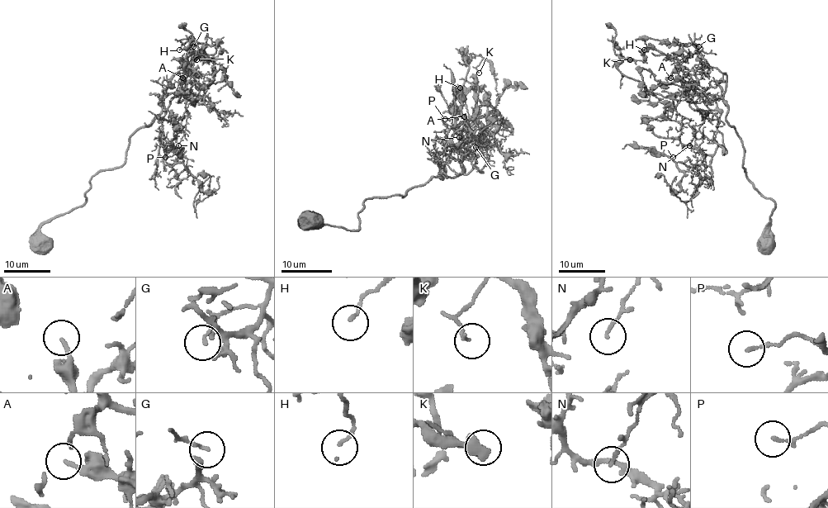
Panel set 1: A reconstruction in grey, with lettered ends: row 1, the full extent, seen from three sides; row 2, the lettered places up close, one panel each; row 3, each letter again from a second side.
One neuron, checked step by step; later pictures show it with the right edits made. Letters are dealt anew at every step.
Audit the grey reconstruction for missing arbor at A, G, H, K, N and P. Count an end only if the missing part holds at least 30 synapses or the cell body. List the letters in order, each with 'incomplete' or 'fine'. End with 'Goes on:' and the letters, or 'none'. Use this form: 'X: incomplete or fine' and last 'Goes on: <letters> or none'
A: fine
G: incomplete
H: fine
K: fine
N: fine
P: fine
Goes on: G

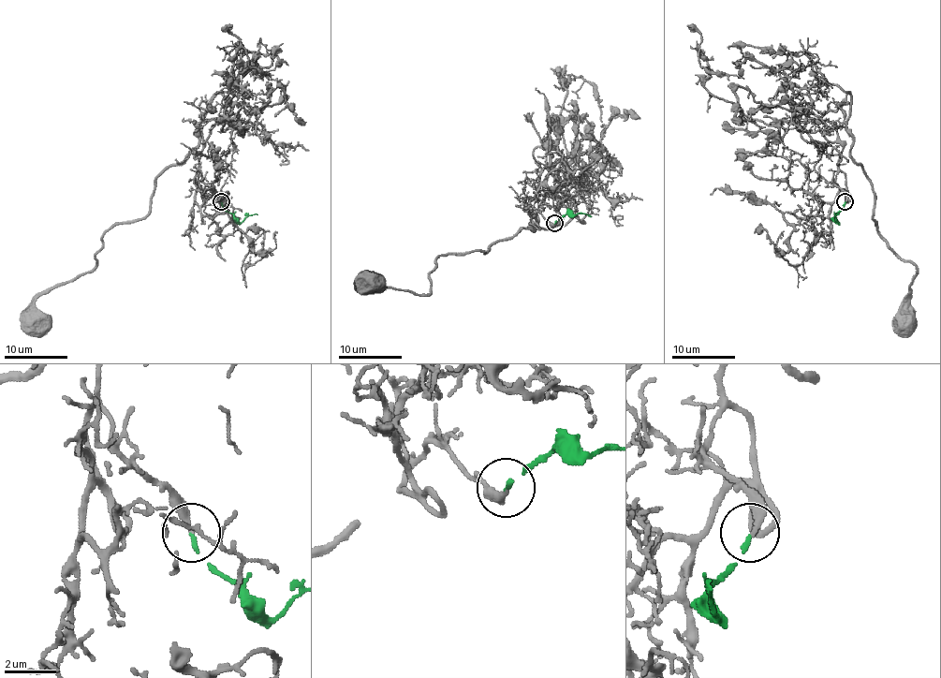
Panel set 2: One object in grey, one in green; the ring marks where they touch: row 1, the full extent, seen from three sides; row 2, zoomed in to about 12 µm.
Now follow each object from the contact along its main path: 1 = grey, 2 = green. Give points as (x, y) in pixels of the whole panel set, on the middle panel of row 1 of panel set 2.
1: (554, 222), (533, 216), (549, 196), (561, 205), (558, 222), (485, 252), (442, 254), (426, 295), (369, 285)
2: (554, 222), (567, 213), (591, 216)

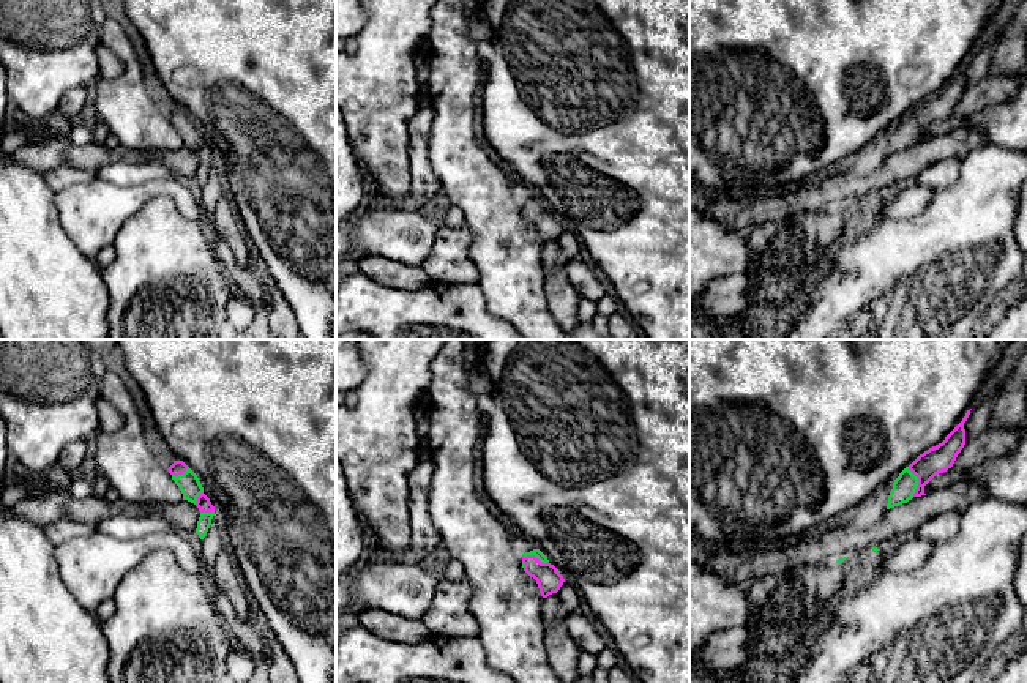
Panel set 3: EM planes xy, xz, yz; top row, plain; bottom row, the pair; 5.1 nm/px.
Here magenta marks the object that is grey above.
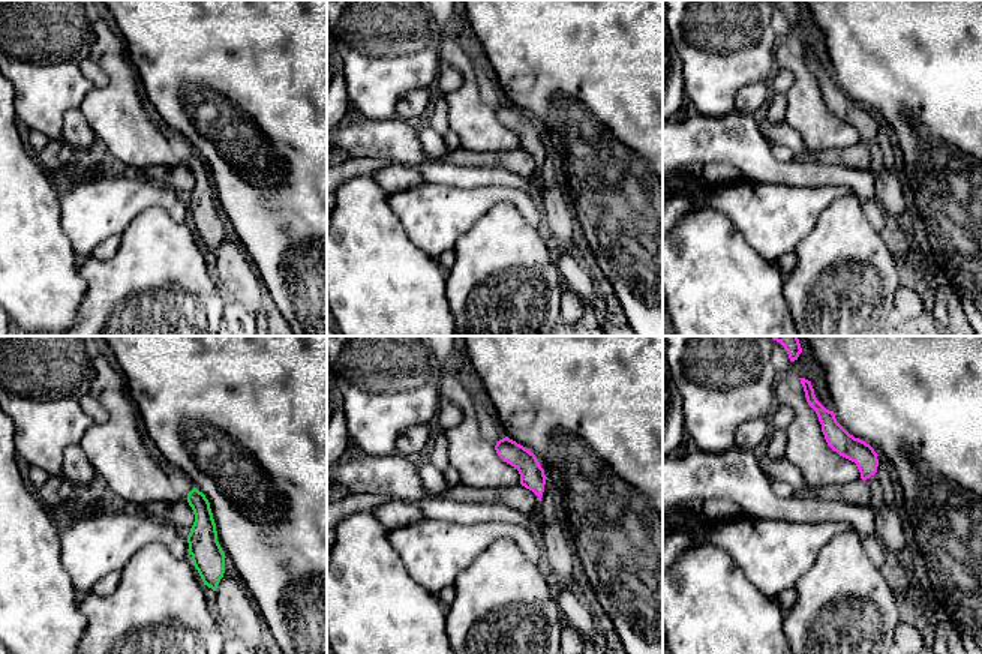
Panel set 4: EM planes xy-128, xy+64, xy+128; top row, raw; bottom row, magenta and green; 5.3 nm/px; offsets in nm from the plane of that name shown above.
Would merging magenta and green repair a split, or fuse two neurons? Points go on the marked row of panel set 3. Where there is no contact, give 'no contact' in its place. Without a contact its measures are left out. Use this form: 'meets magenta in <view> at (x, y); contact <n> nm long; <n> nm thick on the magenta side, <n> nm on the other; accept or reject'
meets magenta in yz at (918, 481); contact 160 nm long; 140 nm thick on the magenta side, 120 nm on the other; accept

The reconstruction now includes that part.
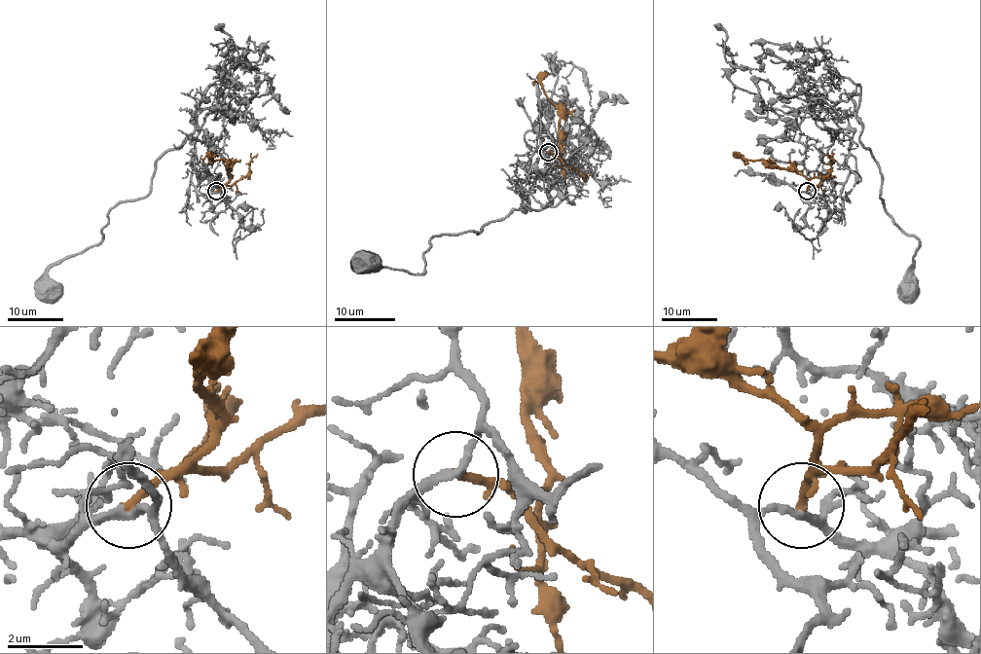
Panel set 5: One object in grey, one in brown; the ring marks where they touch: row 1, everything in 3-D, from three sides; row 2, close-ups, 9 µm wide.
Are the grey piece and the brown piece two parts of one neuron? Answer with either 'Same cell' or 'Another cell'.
Same cell

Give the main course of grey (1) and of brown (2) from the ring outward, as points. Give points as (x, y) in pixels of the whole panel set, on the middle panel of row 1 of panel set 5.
1: (548, 152), (520, 186), (523, 205), (547, 178), (542, 208), (436, 235), (420, 273), (366, 265)
2: (548, 152), (562, 154), (559, 146), (559, 109), (544, 91), (539, 71)

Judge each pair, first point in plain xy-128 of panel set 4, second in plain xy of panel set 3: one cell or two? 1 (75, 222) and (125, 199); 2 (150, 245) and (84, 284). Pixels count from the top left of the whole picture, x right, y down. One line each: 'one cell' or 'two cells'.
1: one cell
2: two cells

